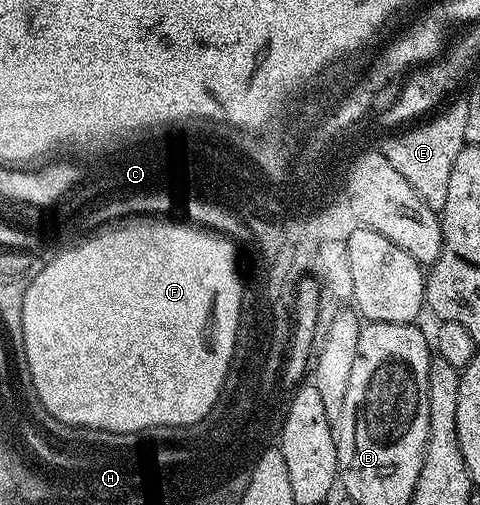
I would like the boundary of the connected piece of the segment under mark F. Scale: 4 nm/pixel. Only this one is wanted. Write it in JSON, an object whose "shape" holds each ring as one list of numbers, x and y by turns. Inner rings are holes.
{"shape":[[137,218,132,222,106,227,94,234,85,248,69,252,56,264,46,263,42,272,31,282,23,298,19,344,25,353,25,367,32,391,39,398,42,409,59,422,77,428,96,428,99,432,123,433,147,432,150,428,186,428,206,417,206,409,217,392,217,383,227,376,233,352,238,346,237,326,243,278,237,273,237,252,229,236,193,222,183,223,176,224,173,218]]}

